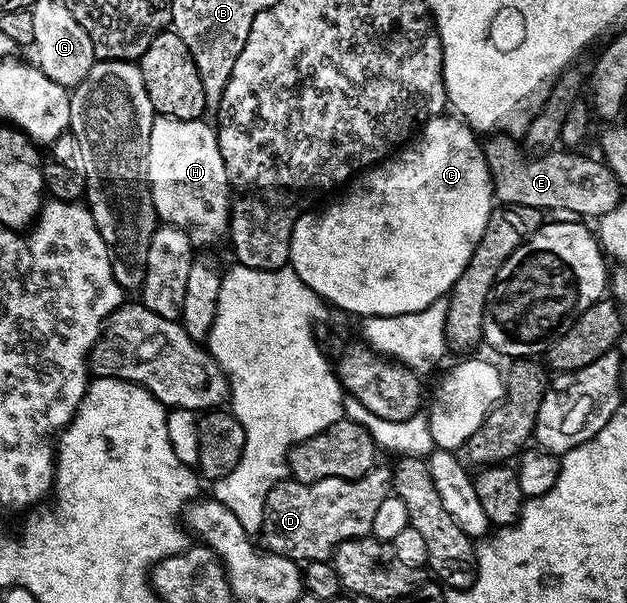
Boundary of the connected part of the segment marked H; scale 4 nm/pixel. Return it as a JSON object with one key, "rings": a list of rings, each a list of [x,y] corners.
{"rings":[[[157,116],[150,127],[150,151],[148,152],[148,186],[152,192],[152,202],[156,216],[165,225],[182,229],[192,240],[193,246],[216,245],[225,240],[230,229],[232,191],[228,187],[226,163],[218,147],[215,128],[207,125],[207,120],[183,121],[173,117]]]}

